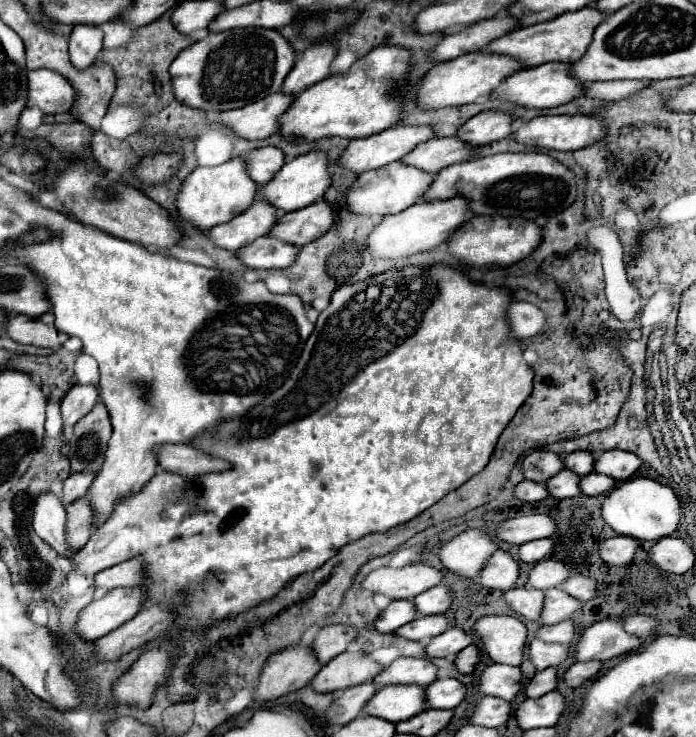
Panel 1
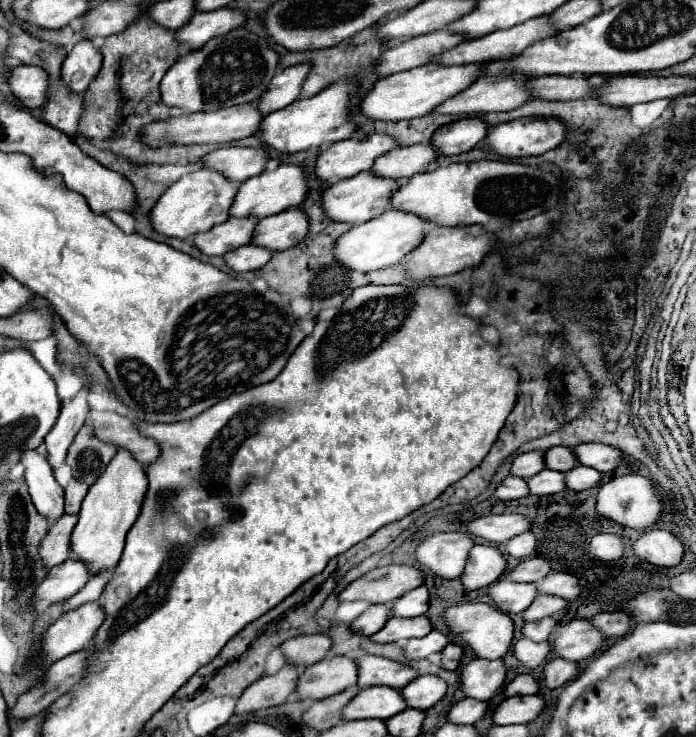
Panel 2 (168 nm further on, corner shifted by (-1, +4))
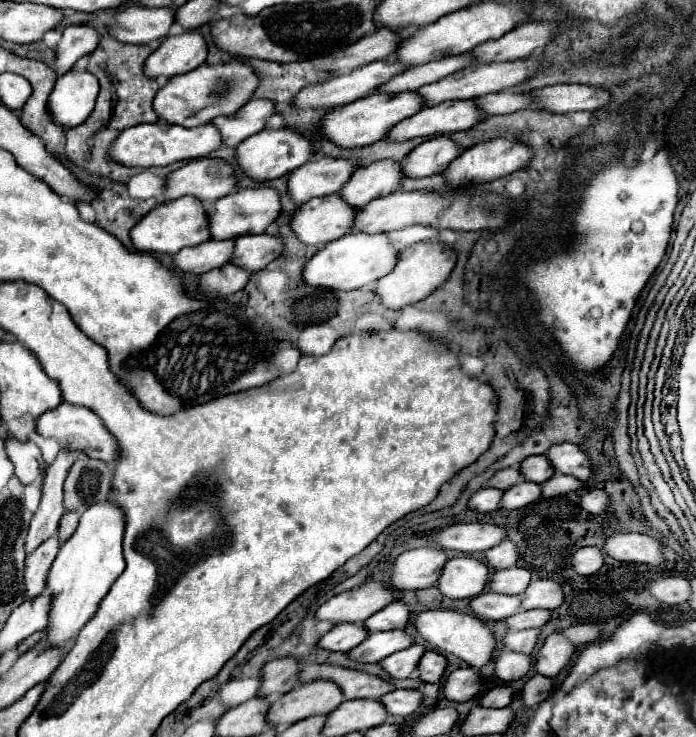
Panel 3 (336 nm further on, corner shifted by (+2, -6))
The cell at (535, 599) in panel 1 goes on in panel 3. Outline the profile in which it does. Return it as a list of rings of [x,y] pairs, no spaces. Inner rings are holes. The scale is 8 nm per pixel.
[[[484,591],[478,597],[474,597],[470,605],[476,617],[484,621],[498,621],[498,619],[508,619],[516,611],[520,611],[520,599],[522,595],[502,595],[502,593]]]

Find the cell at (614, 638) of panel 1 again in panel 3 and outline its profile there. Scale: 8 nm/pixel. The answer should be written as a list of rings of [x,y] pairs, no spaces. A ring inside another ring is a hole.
[[[552,633],[536,657],[536,671],[546,677],[558,677],[570,663],[576,647],[562,633]]]

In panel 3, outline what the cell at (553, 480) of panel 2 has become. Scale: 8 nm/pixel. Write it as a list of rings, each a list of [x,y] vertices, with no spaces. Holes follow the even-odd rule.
[[[520,481],[514,487],[504,491],[502,509],[522,509],[522,507],[526,507],[538,499],[542,499],[540,485],[536,485],[532,481]]]

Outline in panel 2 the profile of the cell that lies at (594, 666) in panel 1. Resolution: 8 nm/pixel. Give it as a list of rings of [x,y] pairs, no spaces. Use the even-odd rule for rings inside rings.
[[[551,659],[543,667],[543,685],[549,689],[557,689],[571,681],[577,675],[577,663],[563,661],[563,659]]]

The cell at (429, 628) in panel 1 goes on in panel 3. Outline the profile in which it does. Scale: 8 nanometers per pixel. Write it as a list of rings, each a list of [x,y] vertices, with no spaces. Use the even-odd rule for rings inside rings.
[[[378,631],[370,633],[366,641],[362,641],[358,647],[354,647],[348,655],[354,661],[362,663],[378,663],[384,657],[408,649],[414,643],[414,639],[406,631]]]

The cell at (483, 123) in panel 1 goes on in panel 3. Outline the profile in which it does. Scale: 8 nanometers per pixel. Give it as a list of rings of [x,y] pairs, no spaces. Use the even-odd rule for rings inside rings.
[[[446,135],[426,139],[402,163],[404,175],[406,177],[430,177],[430,175],[442,173],[448,167],[448,163],[452,163],[460,153],[462,149]]]

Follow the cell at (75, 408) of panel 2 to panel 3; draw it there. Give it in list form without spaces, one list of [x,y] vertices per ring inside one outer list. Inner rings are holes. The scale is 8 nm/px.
[[[60,449],[56,459],[46,467],[42,501],[30,523],[30,531],[28,531],[28,539],[26,539],[26,553],[34,551],[48,537],[56,535],[58,521],[64,515],[62,485],[64,485],[64,479],[68,475],[68,469],[72,463],[74,463],[74,453],[70,449]]]

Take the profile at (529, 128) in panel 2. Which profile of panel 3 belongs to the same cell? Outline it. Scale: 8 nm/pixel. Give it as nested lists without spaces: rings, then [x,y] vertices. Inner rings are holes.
[[[496,137],[492,141],[484,141],[484,143],[478,143],[470,149],[464,149],[462,155],[458,159],[454,159],[446,171],[442,173],[448,183],[452,187],[464,187],[468,183],[472,185],[478,185],[478,183],[486,183],[486,181],[494,181],[498,177],[504,177],[504,175],[510,175],[514,171],[520,171],[522,167],[526,167],[534,157],[534,151],[524,145],[524,143],[518,143],[516,139],[506,139],[506,137]]]

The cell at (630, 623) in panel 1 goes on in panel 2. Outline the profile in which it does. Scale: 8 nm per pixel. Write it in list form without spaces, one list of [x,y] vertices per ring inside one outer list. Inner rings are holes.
[[[623,611],[597,613],[591,617],[591,623],[607,637],[623,637],[629,631],[629,617]]]

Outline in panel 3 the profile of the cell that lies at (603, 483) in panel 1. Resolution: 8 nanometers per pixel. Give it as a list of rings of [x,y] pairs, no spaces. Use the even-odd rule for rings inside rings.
[[[556,473],[552,479],[542,483],[542,497],[550,499],[550,497],[558,497],[558,495],[566,495],[572,491],[582,489],[584,483],[580,479],[572,479],[570,475],[560,475]]]

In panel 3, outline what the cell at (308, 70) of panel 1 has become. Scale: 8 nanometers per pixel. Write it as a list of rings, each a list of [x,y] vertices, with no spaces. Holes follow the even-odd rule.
[[[250,99],[238,113],[212,119],[212,125],[220,127],[226,147],[236,147],[250,135],[262,131],[268,119],[276,113],[276,107],[268,99]]]

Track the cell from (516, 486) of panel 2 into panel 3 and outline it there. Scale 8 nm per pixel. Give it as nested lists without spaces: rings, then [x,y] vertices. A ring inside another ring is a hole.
[[[480,489],[478,493],[472,495],[472,499],[468,501],[468,507],[480,513],[488,513],[488,511],[496,511],[500,509],[500,499],[502,499],[502,491],[500,489]]]

